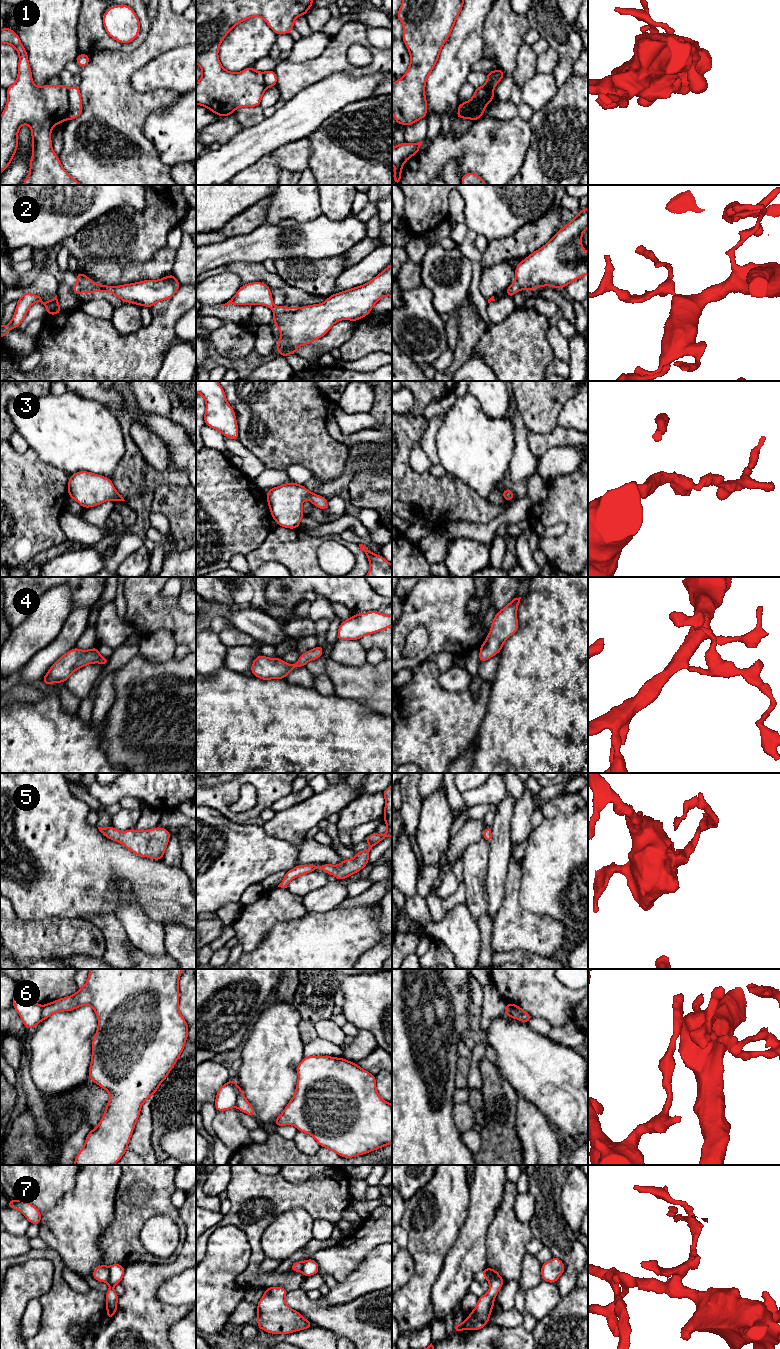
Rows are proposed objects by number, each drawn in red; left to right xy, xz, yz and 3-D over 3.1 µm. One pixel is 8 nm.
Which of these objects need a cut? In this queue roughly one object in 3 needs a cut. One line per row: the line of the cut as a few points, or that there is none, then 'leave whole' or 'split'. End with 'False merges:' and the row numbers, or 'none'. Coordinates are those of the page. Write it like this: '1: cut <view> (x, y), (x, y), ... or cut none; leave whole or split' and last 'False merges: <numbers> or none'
1: cut yz (497, 70), (496, 76), (486, 95), (484, 102), (486, 105); split
2: cut none; leave whole
3: cut none; leave whole
4: cut none; leave whole
5: cut none; leave whole
6: cut xz (238, 1087), (235, 1105); split
7: cut xy (109, 1268), (109, 1278), (106, 1281); split
False merges: 1, 6, 7

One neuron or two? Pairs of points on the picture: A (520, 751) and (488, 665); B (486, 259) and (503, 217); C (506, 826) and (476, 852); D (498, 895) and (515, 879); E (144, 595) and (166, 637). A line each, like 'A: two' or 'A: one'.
A: two
B: two
C: two
D: two
E: two

